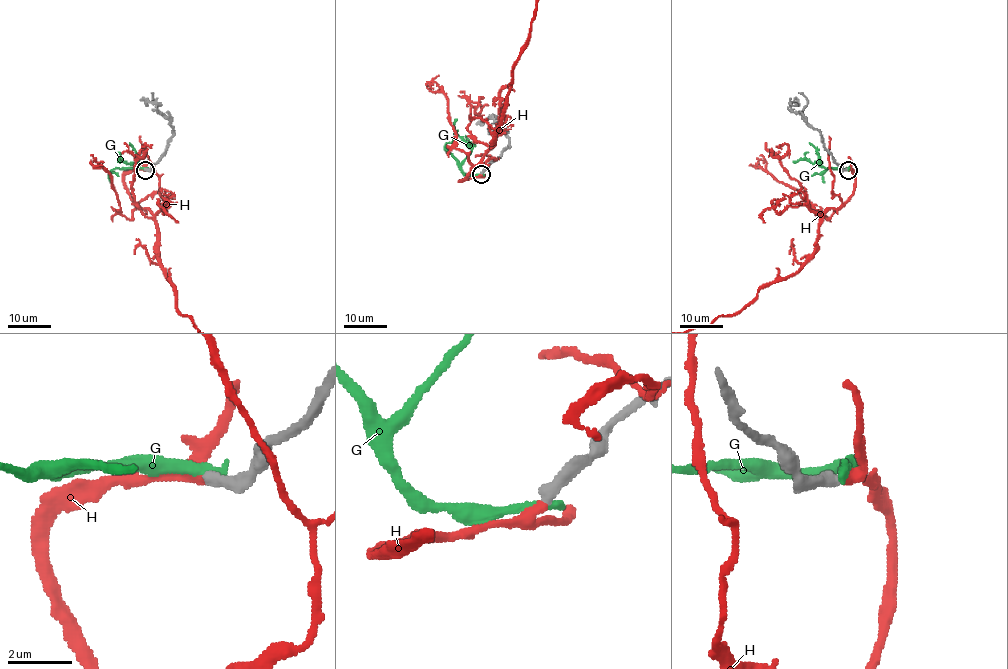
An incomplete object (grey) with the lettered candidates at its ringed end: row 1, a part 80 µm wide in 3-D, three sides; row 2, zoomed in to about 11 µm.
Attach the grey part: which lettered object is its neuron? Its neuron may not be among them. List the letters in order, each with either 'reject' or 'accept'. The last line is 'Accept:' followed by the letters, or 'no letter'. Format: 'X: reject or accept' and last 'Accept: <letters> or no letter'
G: reject
H: accept
Accept: H

